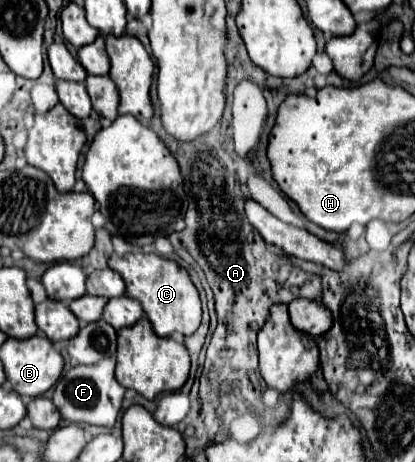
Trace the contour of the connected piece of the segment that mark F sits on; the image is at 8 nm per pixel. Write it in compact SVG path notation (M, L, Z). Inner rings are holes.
M103 357L103 361L97 361L95 365L77 365L69 369L57 381L53 391L53 403L59 409L61 417L71 423L113 427L125 395L125 387L117 383L117 379L113 377L113 371L115 371L115 361L107 357Z

